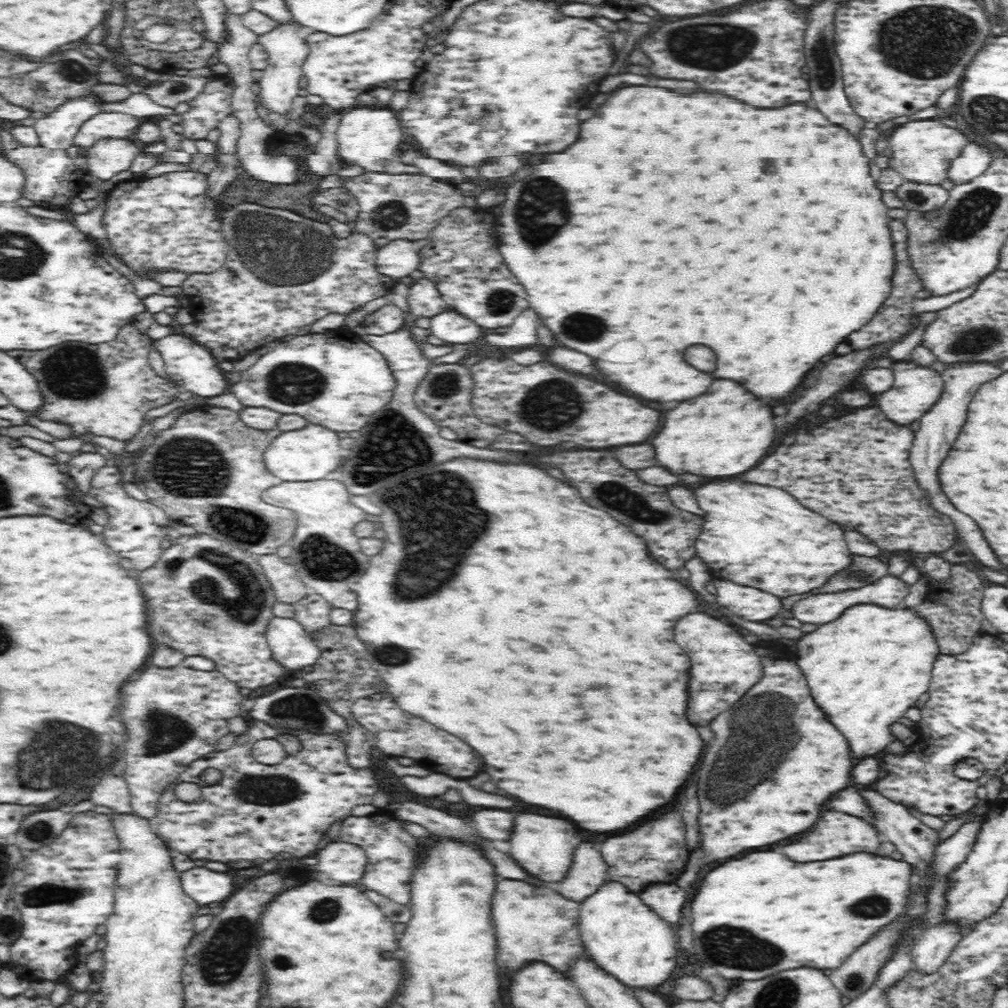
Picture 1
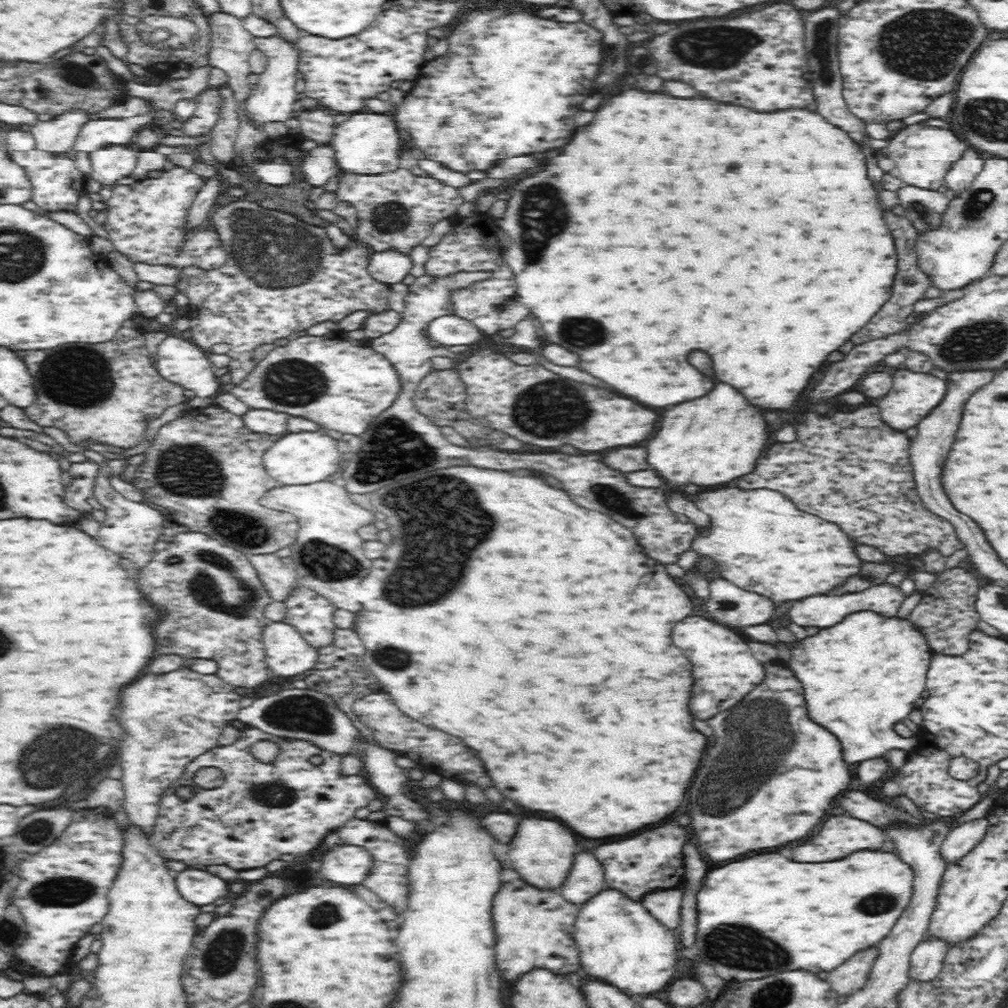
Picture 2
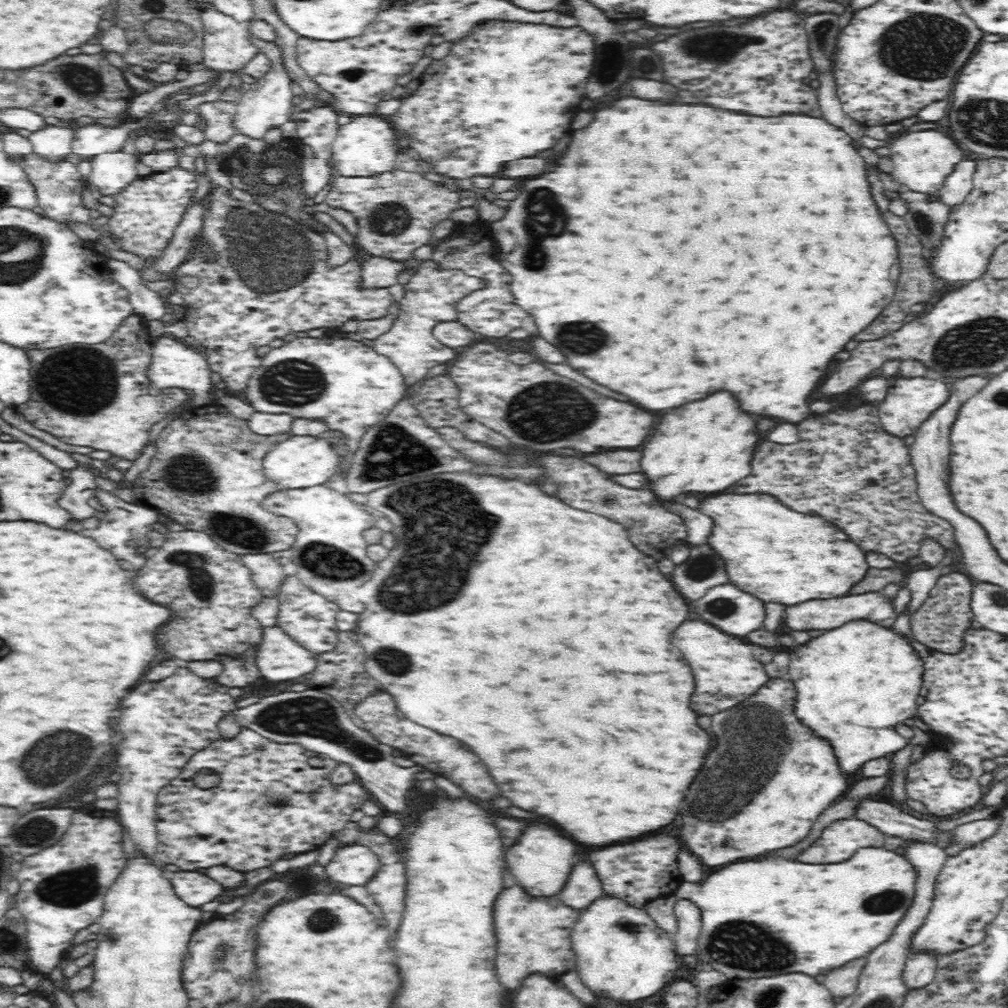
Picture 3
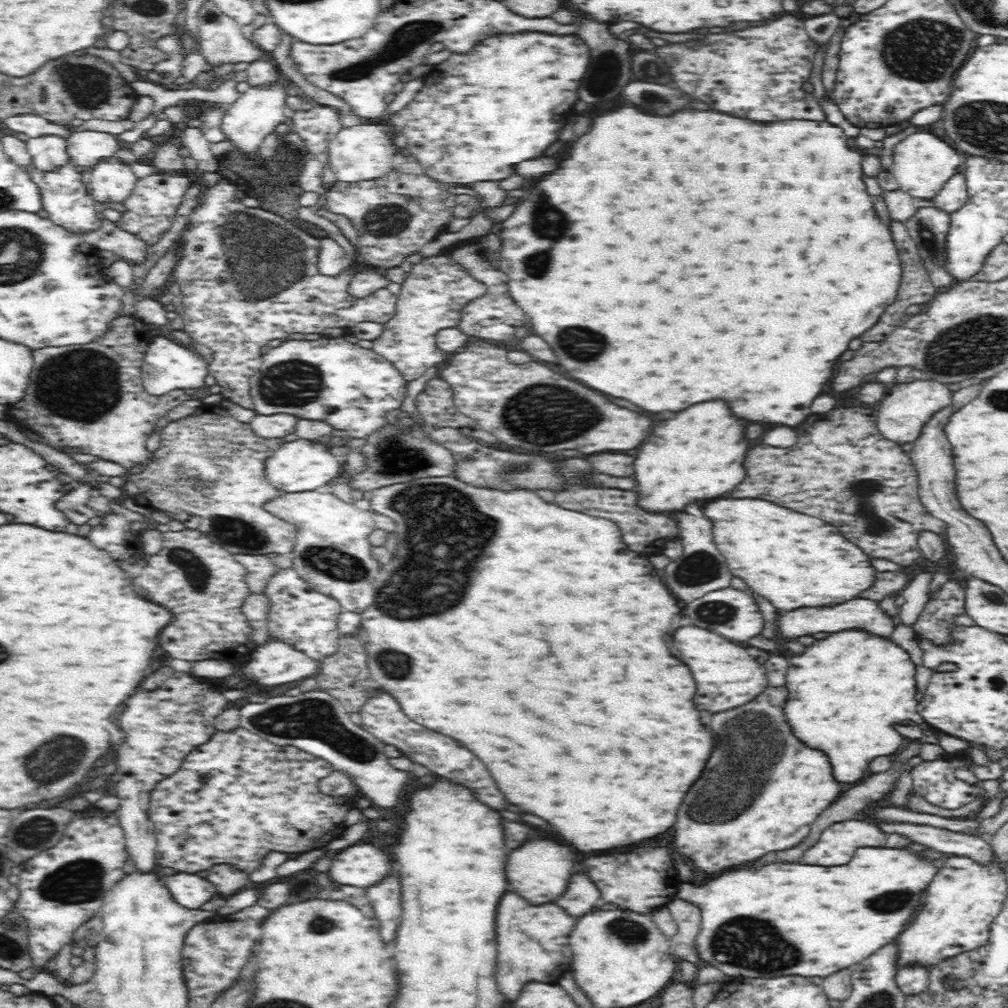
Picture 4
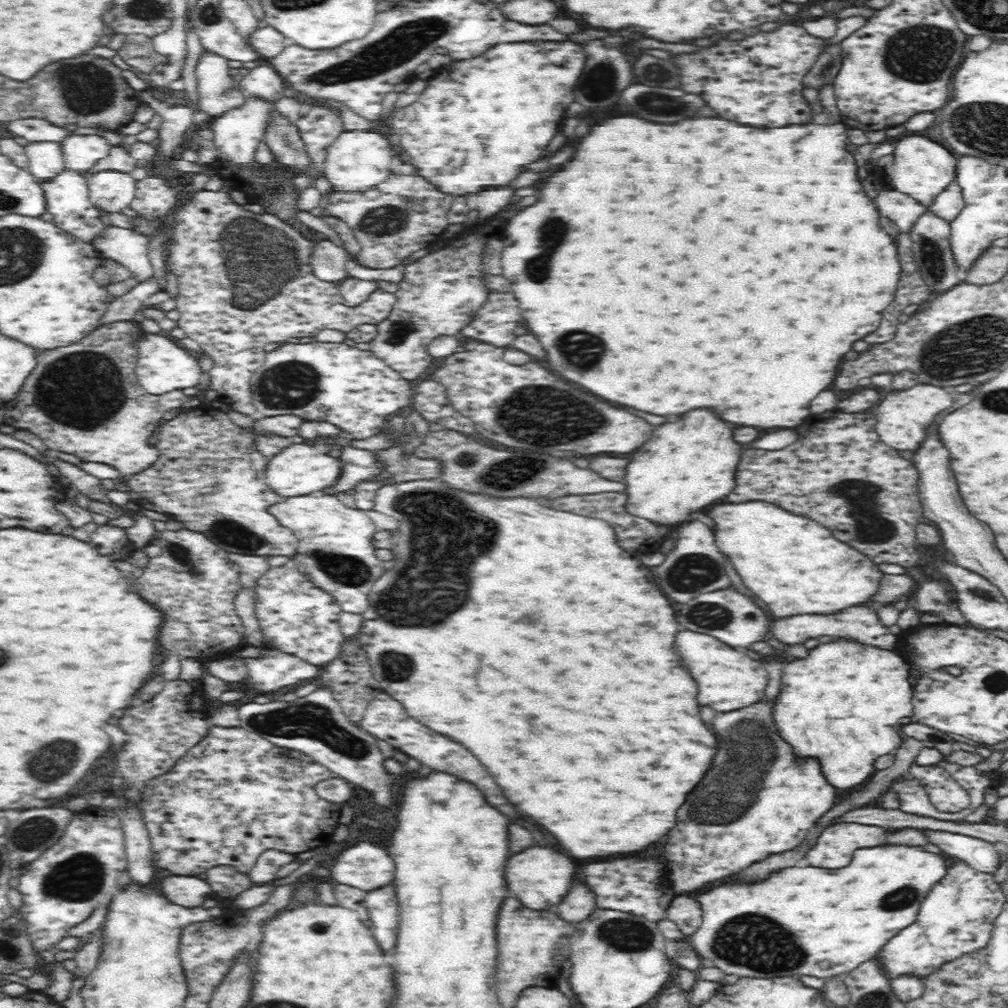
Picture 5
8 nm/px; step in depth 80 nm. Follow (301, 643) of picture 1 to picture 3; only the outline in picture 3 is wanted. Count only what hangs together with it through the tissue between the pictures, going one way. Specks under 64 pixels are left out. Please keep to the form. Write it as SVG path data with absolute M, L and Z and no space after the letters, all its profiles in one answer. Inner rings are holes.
M267 626L261 635L256 664L266 680L288 682L315 673L318 656L293 640L285 630Z

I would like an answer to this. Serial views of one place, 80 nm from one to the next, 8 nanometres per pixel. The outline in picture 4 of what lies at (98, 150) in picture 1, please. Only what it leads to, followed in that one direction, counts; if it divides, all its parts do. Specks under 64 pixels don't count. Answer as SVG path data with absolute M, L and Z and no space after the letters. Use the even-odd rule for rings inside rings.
M112 155L100 158L90 171L90 188L92 199L98 202L122 202L134 188L138 178L134 175L130 164Z

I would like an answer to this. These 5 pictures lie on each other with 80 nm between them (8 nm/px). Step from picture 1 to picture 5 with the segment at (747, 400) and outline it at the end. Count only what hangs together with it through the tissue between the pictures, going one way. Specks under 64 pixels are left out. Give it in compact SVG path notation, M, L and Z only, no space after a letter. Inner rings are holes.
M688 414L688 418L678 418L678 422L656 426L652 438L640 450L630 454L625 486L628 498L624 502L627 512L652 522L678 526L692 520L692 512L700 512L726 498L732 492L732 474L736 474L742 454L742 446L736 444L732 434L734 426L724 426L724 422L720 422L720 418L712 418L712 414Z

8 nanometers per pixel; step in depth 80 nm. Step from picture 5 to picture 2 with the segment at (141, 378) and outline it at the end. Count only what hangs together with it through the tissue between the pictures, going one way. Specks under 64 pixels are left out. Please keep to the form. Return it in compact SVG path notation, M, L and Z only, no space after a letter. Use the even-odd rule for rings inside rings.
M168 335L157 346L157 359L157 372L162 380L183 386L184 389L193 391L200 398L209 398L221 392L222 383L218 381L215 364L206 352L192 341Z

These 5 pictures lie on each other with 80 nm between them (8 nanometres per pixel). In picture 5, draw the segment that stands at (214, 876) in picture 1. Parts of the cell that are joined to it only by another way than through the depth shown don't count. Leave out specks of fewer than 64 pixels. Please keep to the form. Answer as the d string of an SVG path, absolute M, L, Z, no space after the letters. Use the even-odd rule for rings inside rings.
M182 875L168 876L162 880L160 888L166 894L166 898L179 907L202 906L202 902L212 894L212 888L208 882L192 876L188 878Z

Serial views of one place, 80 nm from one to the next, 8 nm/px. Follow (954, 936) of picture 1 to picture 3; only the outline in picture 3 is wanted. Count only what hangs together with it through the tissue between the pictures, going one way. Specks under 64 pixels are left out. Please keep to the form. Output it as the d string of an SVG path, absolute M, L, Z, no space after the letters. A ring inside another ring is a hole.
M929 951L910 953L902 973L905 985L910 989L930 984L937 973L939 958L940 954Z

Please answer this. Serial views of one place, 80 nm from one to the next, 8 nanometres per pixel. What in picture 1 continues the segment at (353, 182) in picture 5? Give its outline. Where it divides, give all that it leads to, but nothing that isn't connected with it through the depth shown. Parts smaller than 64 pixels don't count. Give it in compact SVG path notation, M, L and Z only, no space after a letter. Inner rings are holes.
M390 107L380 108L352 108L342 114L338 130L337 153L342 160L343 165L356 164L362 166L369 172L388 172L388 174L400 174L400 170L412 172L410 166L402 164L400 154L398 154L398 144L406 139L403 132L400 119L394 110L388 110Z

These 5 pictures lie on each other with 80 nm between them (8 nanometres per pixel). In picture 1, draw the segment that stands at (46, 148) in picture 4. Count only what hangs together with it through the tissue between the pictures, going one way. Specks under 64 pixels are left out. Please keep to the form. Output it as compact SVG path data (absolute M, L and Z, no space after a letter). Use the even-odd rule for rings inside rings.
M94 92L70 98L56 106L45 117L32 122L40 139L40 146L67 150L73 144L78 128L101 112L104 102Z

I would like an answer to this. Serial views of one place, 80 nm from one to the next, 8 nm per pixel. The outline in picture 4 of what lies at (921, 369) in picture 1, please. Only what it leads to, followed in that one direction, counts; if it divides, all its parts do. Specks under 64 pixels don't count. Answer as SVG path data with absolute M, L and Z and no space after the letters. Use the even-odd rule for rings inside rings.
M936 380L895 381L890 392L887 392L884 400L878 404L878 430L882 432L882 437L897 442L898 445L914 442L934 414L952 403L951 399L952 392L946 384Z

